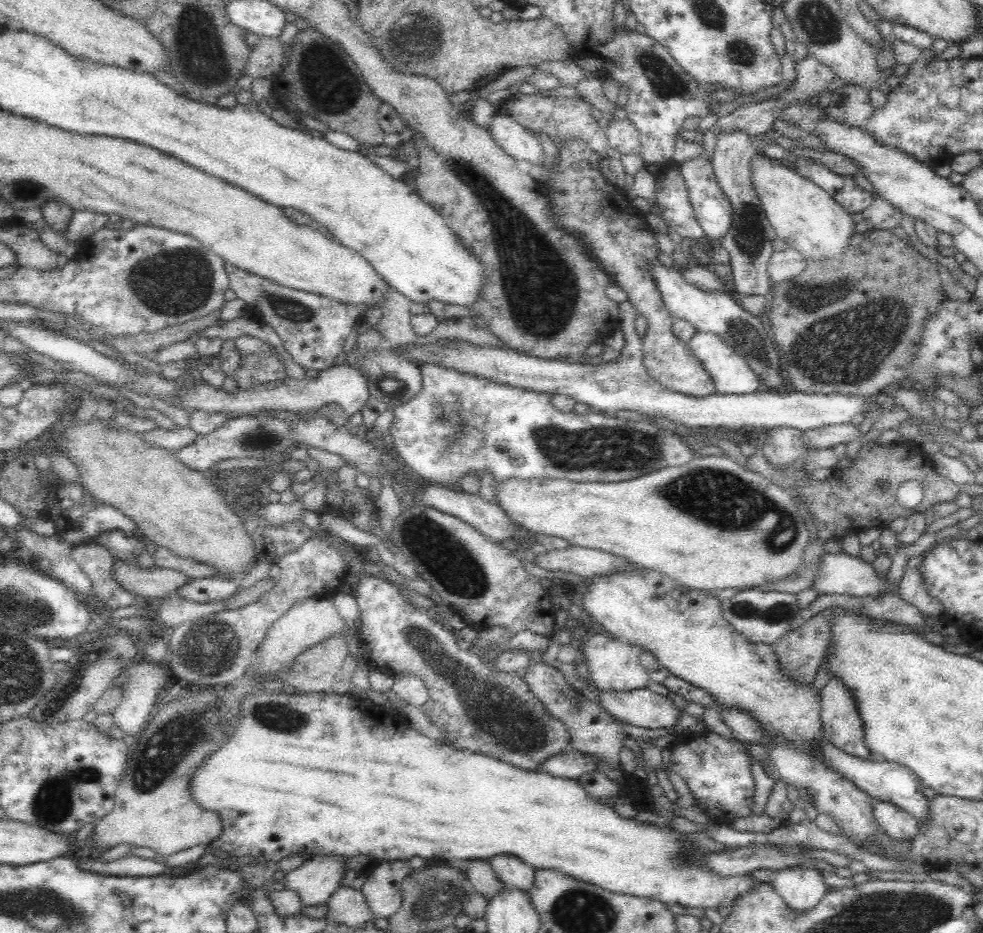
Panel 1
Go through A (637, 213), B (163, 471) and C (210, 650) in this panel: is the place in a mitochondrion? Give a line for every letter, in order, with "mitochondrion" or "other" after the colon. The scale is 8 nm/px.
A: other
B: other
C: mitochondrion

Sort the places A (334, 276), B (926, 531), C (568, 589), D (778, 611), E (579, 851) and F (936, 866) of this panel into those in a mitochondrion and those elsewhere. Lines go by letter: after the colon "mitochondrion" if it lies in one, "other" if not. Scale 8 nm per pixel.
A: other
B: other
C: other
D: mitochondrion
E: other
F: other

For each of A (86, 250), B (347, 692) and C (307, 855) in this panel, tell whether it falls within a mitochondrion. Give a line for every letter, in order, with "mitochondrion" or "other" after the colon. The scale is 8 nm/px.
A: other
B: other
C: other

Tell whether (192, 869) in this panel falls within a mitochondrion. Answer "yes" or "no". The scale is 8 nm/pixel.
no

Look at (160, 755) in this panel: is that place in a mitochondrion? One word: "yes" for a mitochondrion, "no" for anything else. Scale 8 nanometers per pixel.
yes

